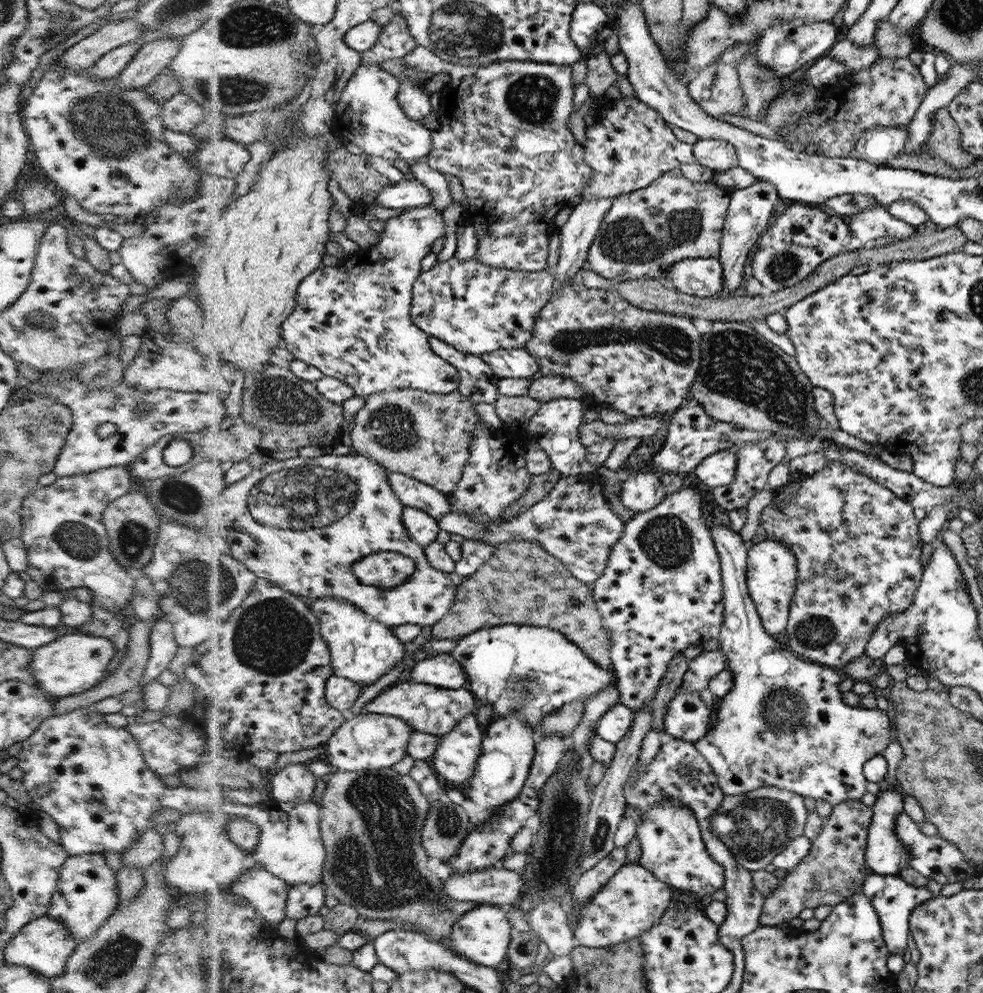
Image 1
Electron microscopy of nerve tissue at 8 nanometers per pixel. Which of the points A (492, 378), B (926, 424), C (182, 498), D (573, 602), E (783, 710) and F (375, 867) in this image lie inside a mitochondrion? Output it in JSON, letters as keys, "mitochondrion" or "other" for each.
{"A":"other","B":"other","C":"mitochondrion","D":"mitochondrion","E":"mitochondrion","F":"mitochondrion"}

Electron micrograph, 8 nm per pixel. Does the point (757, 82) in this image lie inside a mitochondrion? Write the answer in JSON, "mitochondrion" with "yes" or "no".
{"mitochondrion":"yes"}

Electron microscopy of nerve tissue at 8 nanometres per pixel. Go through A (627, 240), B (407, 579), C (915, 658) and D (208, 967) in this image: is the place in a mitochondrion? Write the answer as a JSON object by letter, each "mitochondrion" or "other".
{"A":"mitochondrion","B":"other","C":"other","D":"mitochondrion"}

